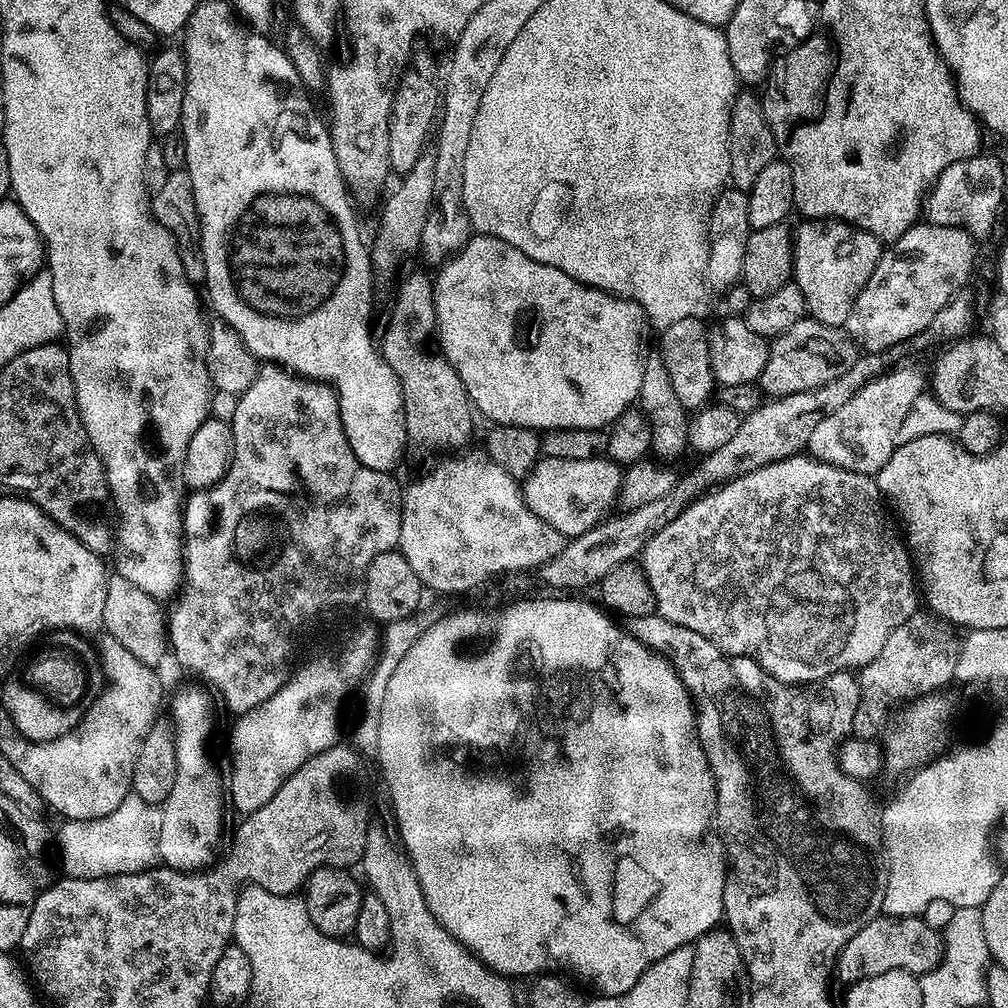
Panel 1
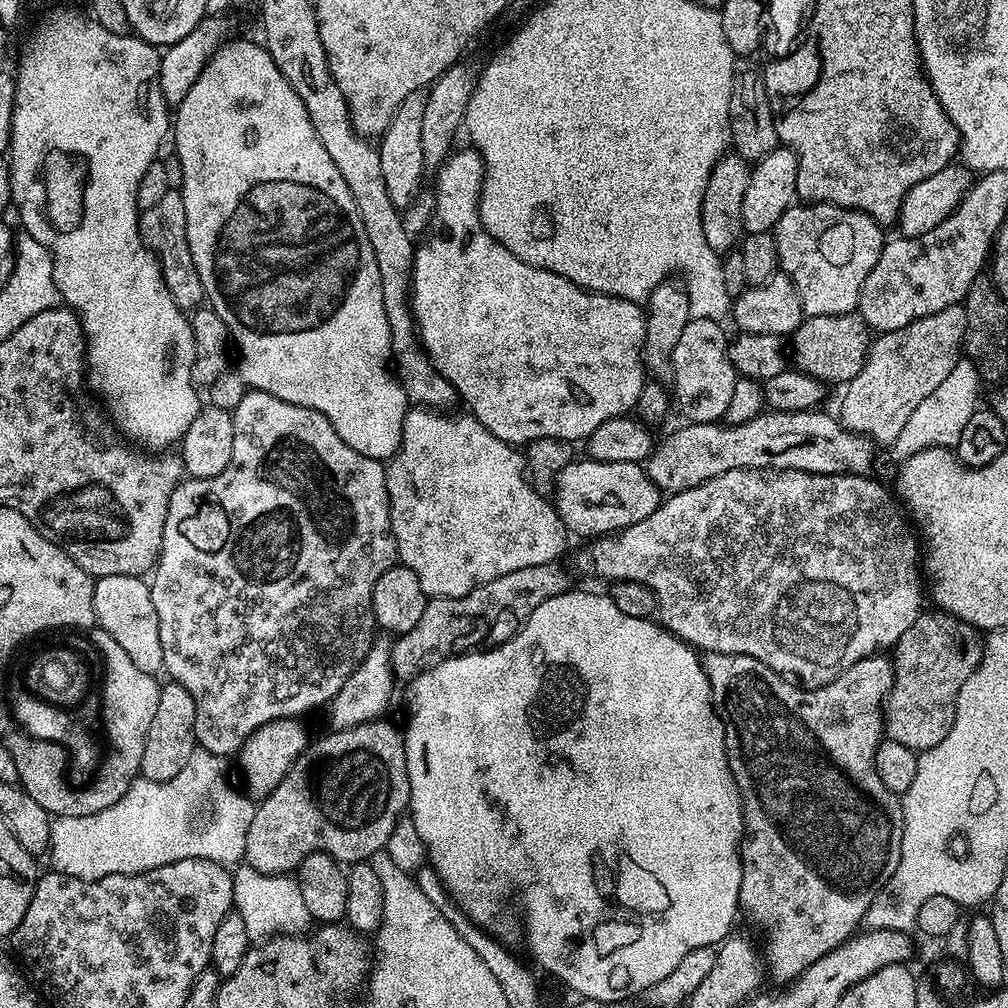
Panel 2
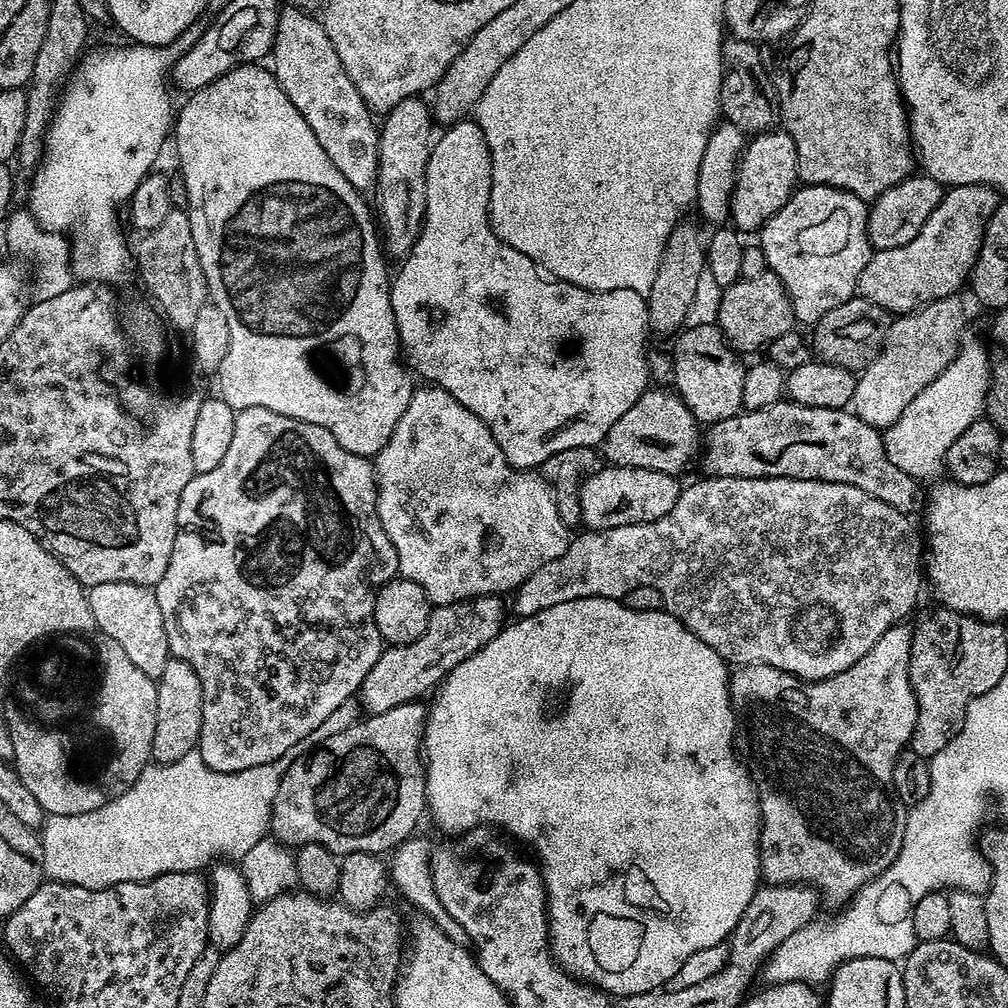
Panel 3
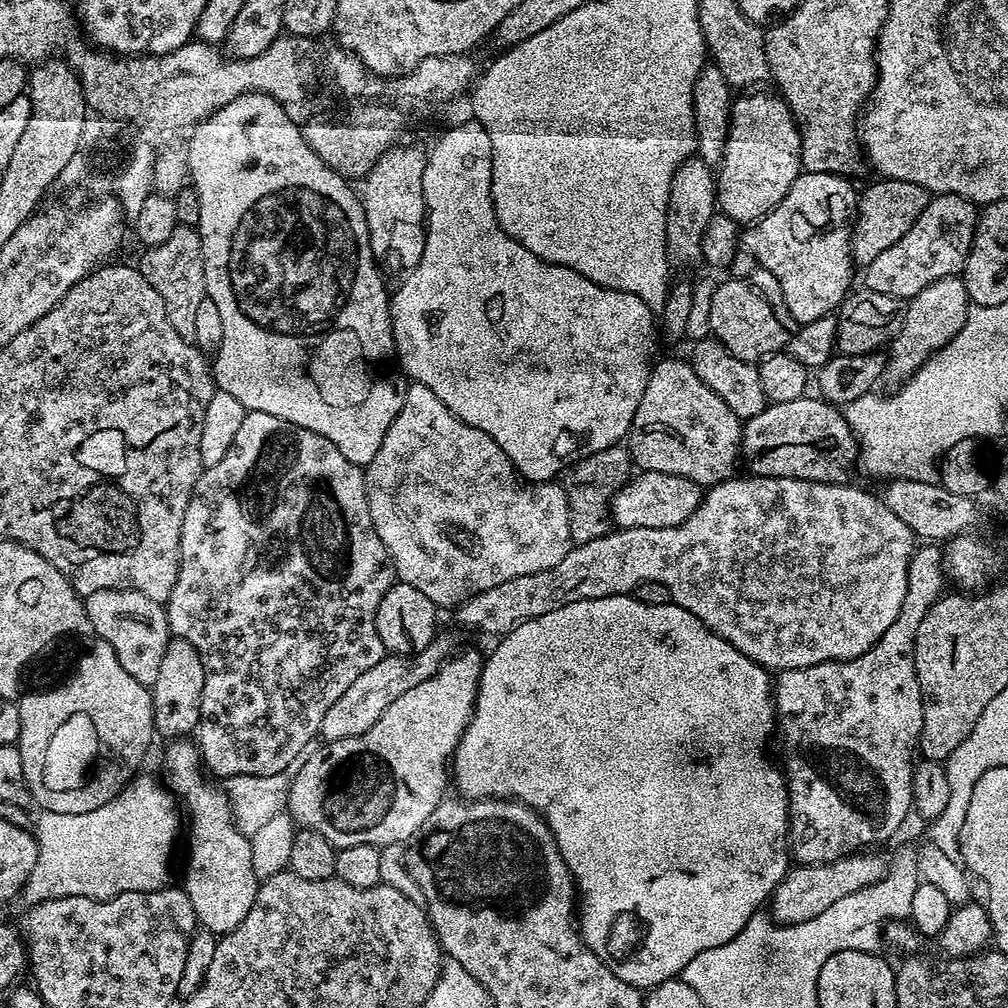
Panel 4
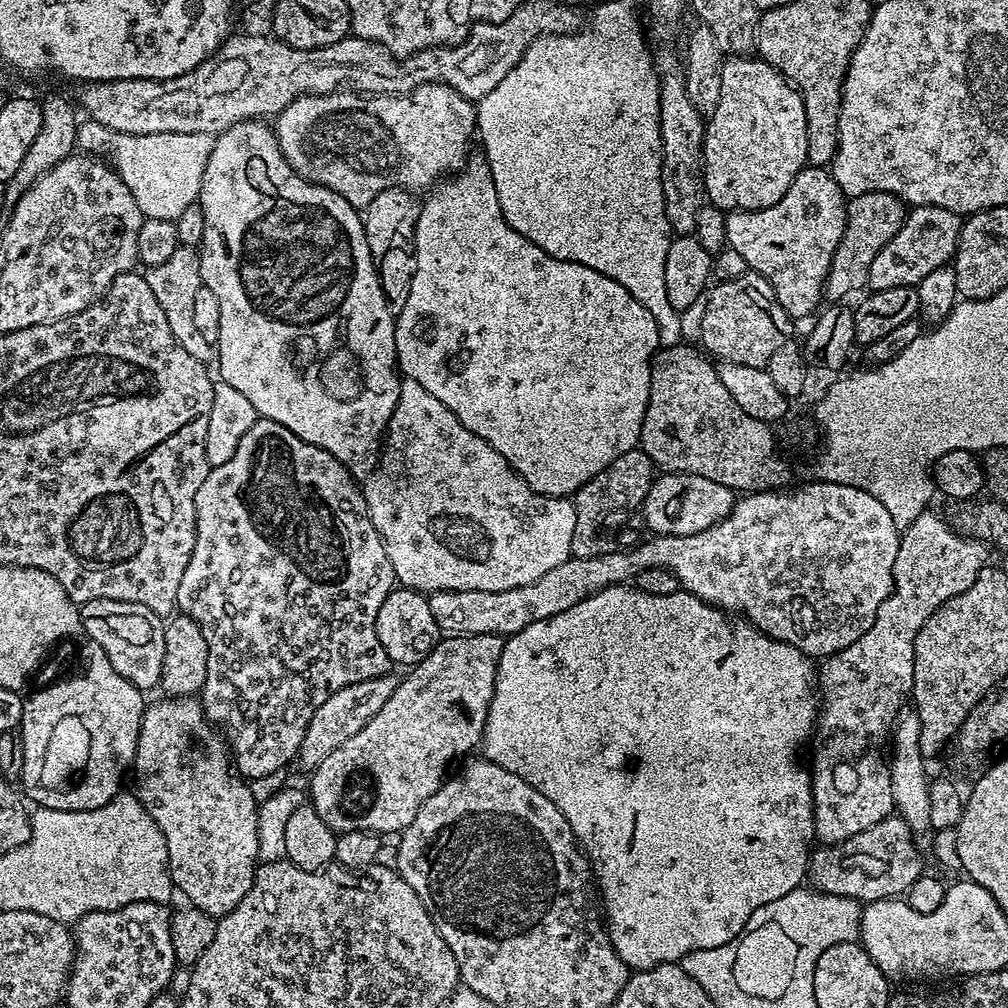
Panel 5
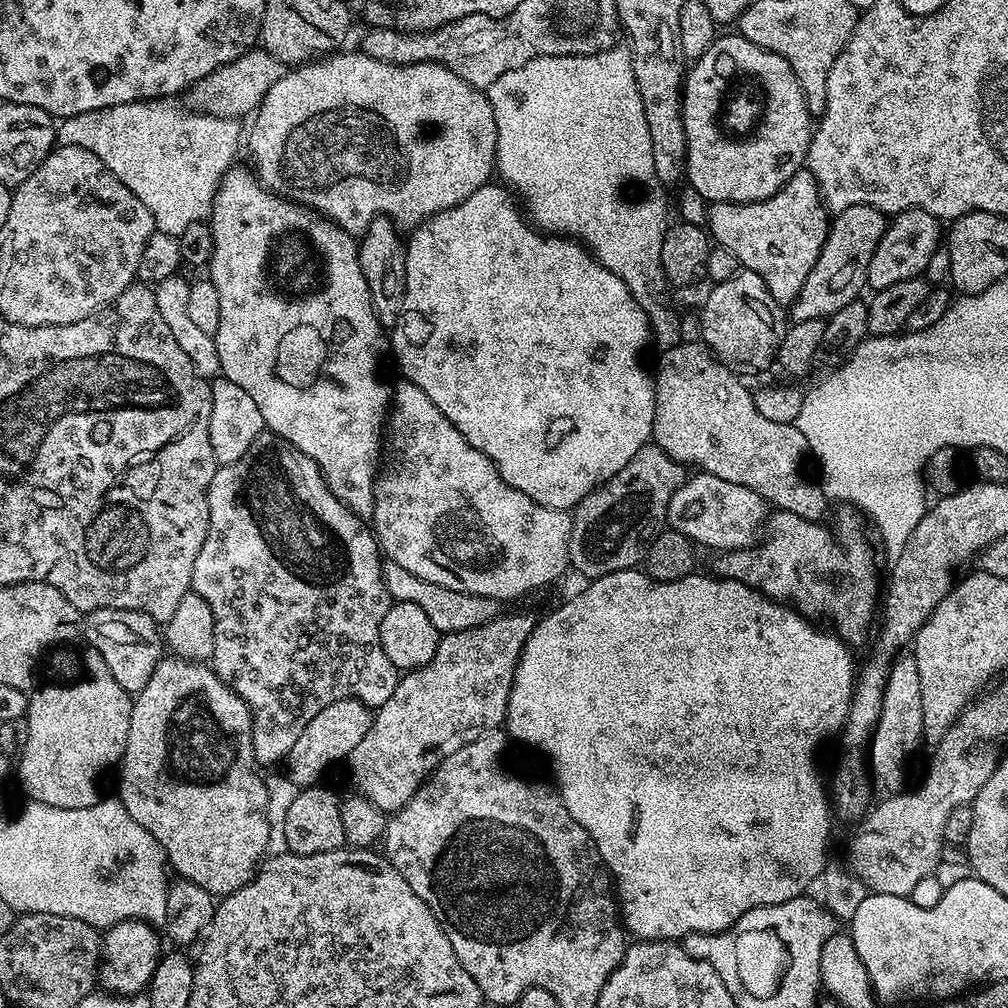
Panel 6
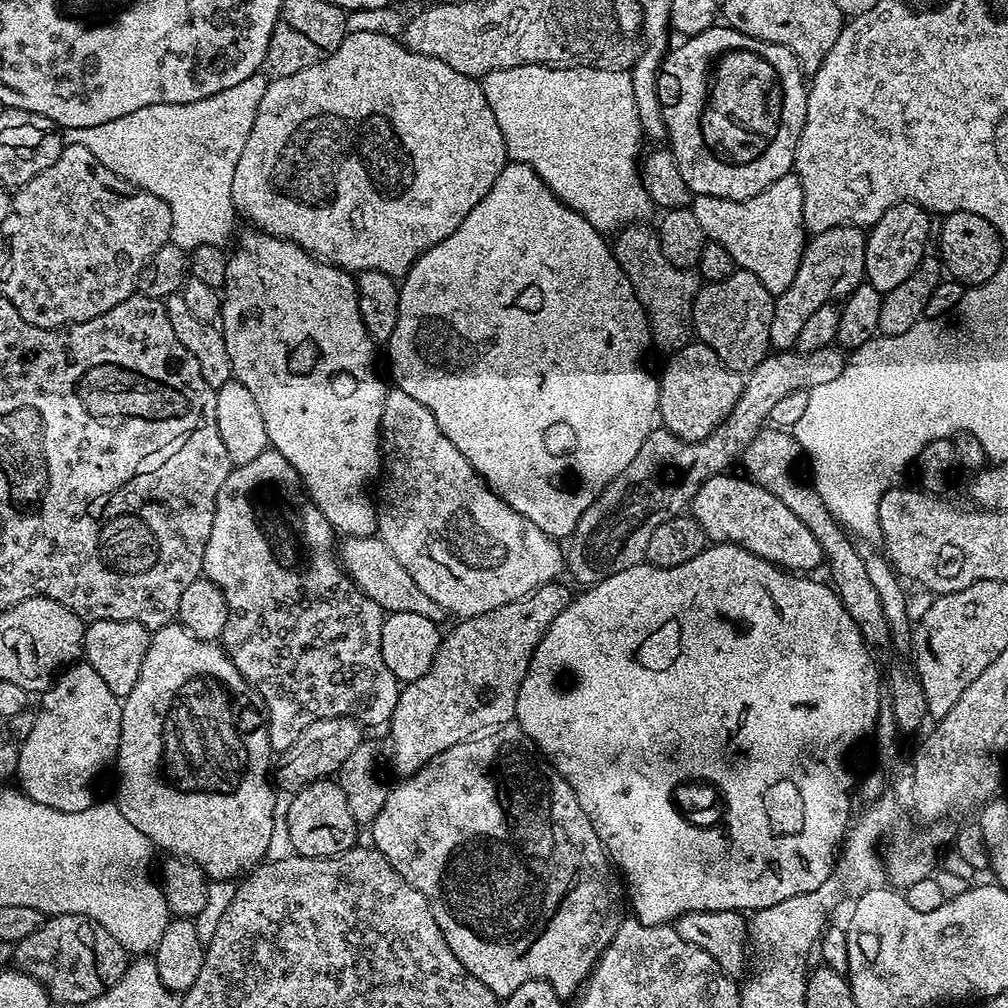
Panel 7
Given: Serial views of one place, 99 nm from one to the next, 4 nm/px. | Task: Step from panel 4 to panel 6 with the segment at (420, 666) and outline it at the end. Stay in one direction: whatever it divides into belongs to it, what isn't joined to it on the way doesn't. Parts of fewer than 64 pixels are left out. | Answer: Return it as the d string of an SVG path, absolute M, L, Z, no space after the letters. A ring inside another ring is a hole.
M361 700L330 702L330 706L326 706L326 710L320 711L318 714L314 714L314 718L310 718L306 730L302 730L302 734L298 734L298 742L294 742L294 746L286 758L286 765L288 764L286 775L296 785L315 785L319 781L316 779L331 764L336 764L339 760L340 763L347 761L354 746L358 746L358 742L362 742L362 738L366 738L372 725L373 715L373 709L363 704Z

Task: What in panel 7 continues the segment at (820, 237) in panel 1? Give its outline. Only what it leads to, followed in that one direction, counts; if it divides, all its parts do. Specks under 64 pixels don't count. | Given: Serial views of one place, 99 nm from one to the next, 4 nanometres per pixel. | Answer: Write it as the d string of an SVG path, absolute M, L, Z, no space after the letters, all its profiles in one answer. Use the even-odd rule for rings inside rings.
M795 171L788 172L778 182L766 186L754 198L731 200L713 196L693 196L691 202L694 218L702 226L705 237L718 246L726 246L737 269L754 274L762 286L778 297L794 282L806 243L806 229L802 214L802 182Z

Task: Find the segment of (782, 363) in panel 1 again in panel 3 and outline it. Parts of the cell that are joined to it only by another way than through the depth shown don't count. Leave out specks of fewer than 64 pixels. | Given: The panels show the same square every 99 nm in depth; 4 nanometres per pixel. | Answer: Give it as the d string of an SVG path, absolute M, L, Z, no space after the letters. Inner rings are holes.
M859 294L853 296L842 302L842 306L834 306L834 310L830 310L830 314L826 314L826 318L822 318L811 329L810 343L815 359L825 360L834 366L846 366L846 370L857 374L863 372L882 350L893 319L893 313L882 306L865 300Z

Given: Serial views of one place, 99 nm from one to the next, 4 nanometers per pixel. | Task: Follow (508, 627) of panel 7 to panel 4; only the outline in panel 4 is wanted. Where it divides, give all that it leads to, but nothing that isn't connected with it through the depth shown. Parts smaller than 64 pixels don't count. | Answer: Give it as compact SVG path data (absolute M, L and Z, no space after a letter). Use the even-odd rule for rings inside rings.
M457 651L449 656L444 665L433 676L426 678L426 682L414 686L414 690L406 690L406 694L402 694L402 698L390 702L390 706L386 706L382 718L378 718L378 722L374 722L374 726L370 726L370 730L366 730L362 734L354 734L350 738L321 743L319 745L321 748L317 752L315 750L309 751L306 764L302 770L298 771L298 776L293 779L289 788L286 807L287 813L300 828L318 830L318 834L322 834L322 838L326 838L337 850L346 846L362 846L363 844L385 846L384 844L401 843L400 845L403 845L416 835L416 831L420 829L422 822L426 822L426 818L430 818L430 814L434 814L436 807L446 798L447 792L444 791L450 788L450 757L456 751L456 746L464 731L468 729L468 723L472 720L473 712L476 711L476 695L480 689L480 675L484 669L485 657L479 656L476 652L459 652Z

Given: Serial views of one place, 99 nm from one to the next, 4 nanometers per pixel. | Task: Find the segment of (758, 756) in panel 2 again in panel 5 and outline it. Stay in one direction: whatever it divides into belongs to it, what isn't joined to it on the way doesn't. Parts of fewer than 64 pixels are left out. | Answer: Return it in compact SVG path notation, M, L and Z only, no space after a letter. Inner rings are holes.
M926 510L910 522L910 526L900 533L898 558L894 558L894 586L892 592L878 606L874 626L858 638L846 650L838 650L823 661L818 668L818 715L814 725L814 743L812 748L812 809L814 810L814 836L821 845L837 844L839 840L854 838L862 830L870 830L878 822L893 815L892 783L886 763L886 745L892 730L902 715L906 701L912 695L914 682L914 642L918 630L926 626L930 614L934 614L950 598L970 590L974 578L983 568L989 567L989 545L975 540L973 536L961 536L947 519L935 516L932 510Z

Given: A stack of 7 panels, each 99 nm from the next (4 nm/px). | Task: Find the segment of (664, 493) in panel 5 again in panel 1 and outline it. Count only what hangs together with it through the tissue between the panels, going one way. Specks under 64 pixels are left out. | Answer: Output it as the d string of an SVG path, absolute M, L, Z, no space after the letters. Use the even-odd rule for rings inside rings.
M544 456L523 477L522 491L531 512L554 526L565 538L571 538L586 534L586 530L600 523L617 507L621 479L622 468L615 460Z

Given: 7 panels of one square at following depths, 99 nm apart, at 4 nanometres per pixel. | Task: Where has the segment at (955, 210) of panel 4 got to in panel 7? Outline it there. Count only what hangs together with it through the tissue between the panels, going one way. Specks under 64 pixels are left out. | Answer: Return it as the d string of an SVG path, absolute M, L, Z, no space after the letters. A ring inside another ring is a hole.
M895 204L878 218L878 222L871 225L866 236L866 266L864 274L867 283L874 286L874 290L886 293L894 290L901 282L906 282L910 274L919 266L925 258L928 248L928 231L933 231L929 213L917 206L917 204Z

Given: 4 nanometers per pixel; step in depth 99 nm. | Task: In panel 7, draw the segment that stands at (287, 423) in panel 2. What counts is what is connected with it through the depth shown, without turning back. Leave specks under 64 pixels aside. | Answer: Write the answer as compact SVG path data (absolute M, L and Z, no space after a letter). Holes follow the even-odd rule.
M269 450L258 454L254 462L235 465L221 490L218 491L210 538L206 542L203 575L210 582L214 582L214 586L218 586L218 590L222 590L226 598L228 617L224 627L222 647L224 653L234 662L234 666L238 666L242 678L246 678L246 682L250 682L250 686L254 686L254 690L262 694L268 711L268 744L276 754L294 746L298 734L302 734L302 730L306 730L310 722L318 722L322 718L348 716L361 726L387 725L400 700L401 681L397 680L394 674L390 674L390 666L382 662L382 626L386 613L378 606L378 602L366 598L366 594L360 592L360 587L348 577L334 551L332 536L334 537L334 530L330 522L326 522L322 510L318 510L316 503L304 491L304 485L300 483L300 475L290 466L290 462L286 462L286 458L282 458L282 454L277 452Z

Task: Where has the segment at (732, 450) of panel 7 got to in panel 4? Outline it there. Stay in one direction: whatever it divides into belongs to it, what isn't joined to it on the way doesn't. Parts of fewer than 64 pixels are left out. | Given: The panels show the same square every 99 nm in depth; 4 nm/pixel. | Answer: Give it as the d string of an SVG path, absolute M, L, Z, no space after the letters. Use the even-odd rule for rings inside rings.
M624 446L598 450L582 460L575 461L567 469L562 480L562 487L568 499L570 534L572 535L573 545L590 542L601 531L600 523L606 520L609 515L612 495L622 485L628 483L633 472L632 456L629 454L627 447Z

